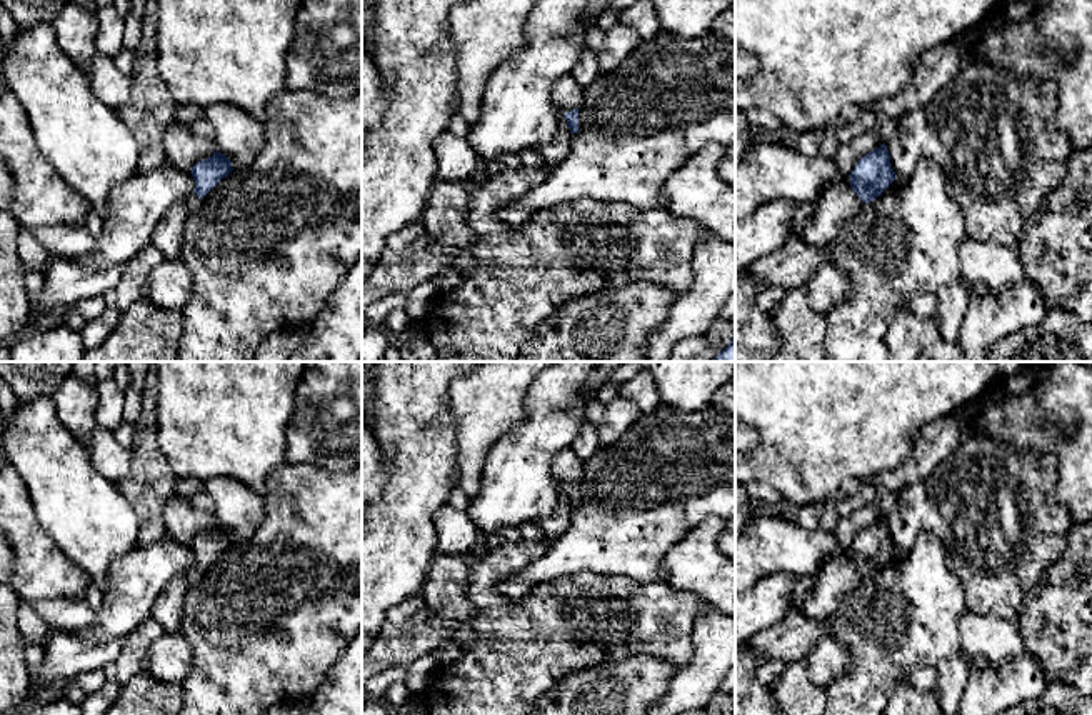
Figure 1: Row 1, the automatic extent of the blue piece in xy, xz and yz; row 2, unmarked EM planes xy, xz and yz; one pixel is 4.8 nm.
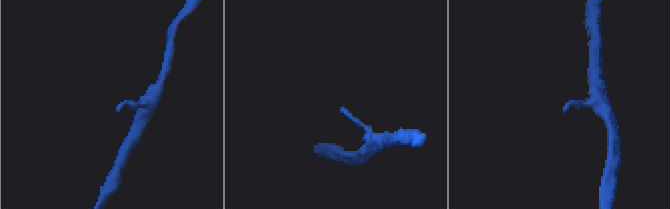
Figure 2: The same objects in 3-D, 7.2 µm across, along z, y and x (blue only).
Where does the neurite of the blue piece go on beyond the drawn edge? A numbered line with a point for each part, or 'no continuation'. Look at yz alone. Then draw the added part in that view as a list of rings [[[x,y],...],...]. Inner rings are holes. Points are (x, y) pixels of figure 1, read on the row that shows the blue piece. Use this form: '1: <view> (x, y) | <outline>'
1: yz (837, 204) | [[[849,185],[827,187],[807,225],[804,242],[812,247],[827,247],[837,237],[840,227],[862,207],[862,200]]]

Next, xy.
1: xy (192, 202) | [[[195,193],[188,195],[185,200],[182,200],[188,210],[188,215],[193,215],[200,210],[203,198],[197,197]]]

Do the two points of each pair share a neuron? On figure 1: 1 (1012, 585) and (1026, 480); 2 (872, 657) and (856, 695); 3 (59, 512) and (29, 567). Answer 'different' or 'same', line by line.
1: same
2: same
3: different

